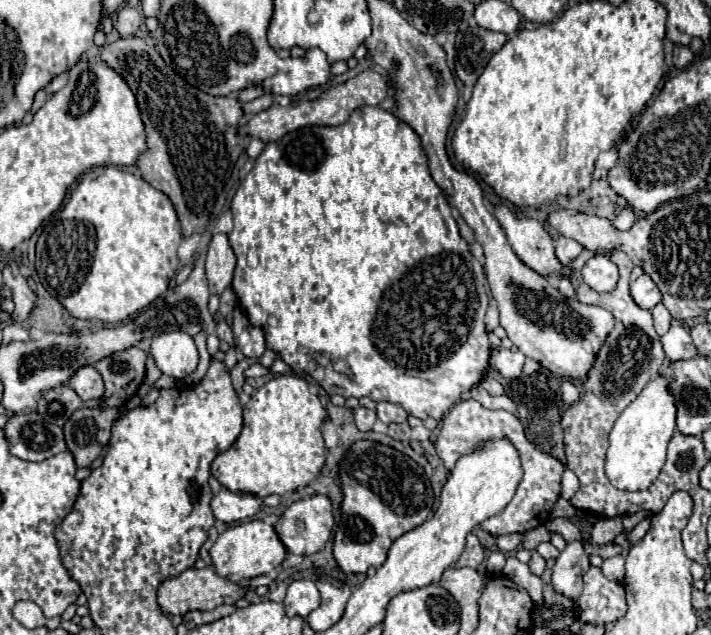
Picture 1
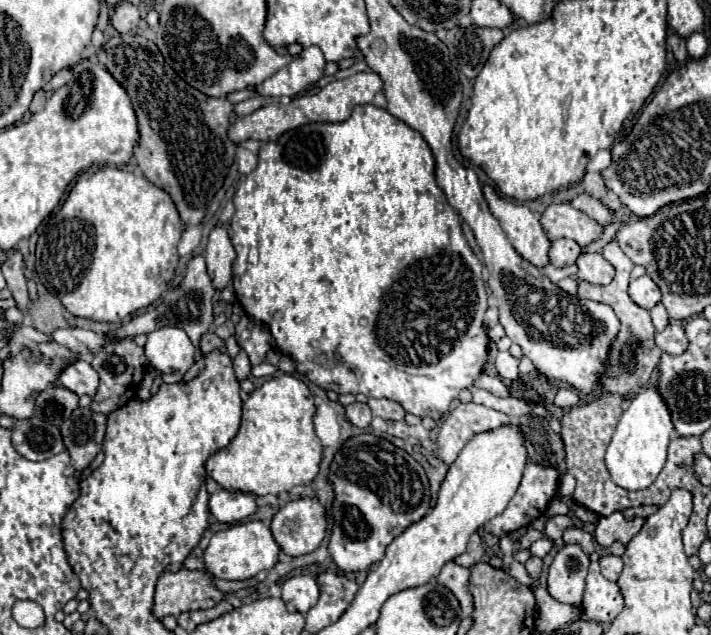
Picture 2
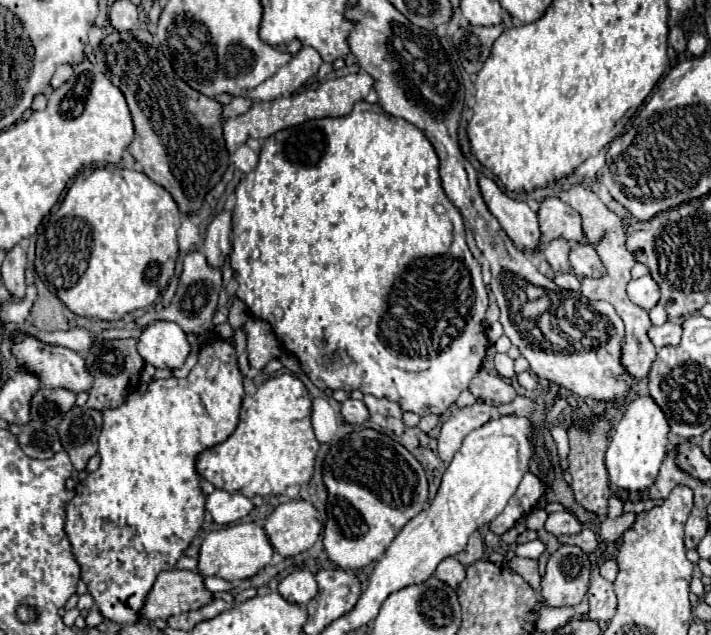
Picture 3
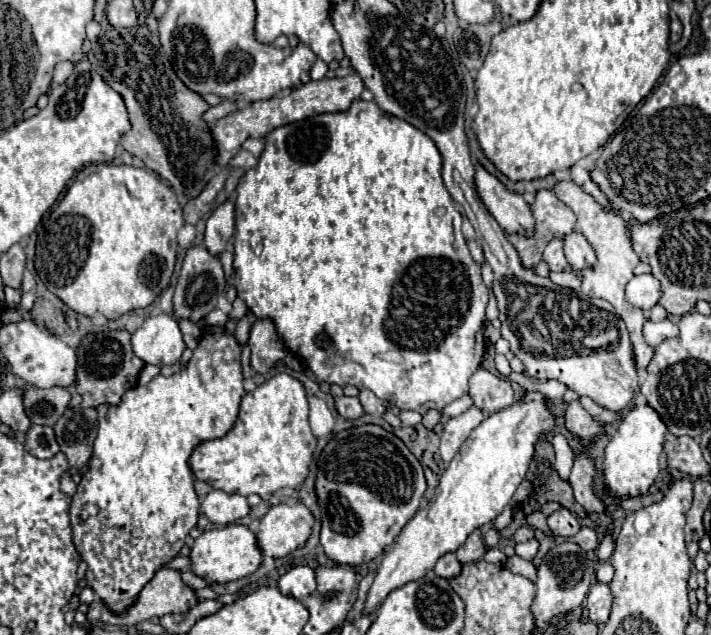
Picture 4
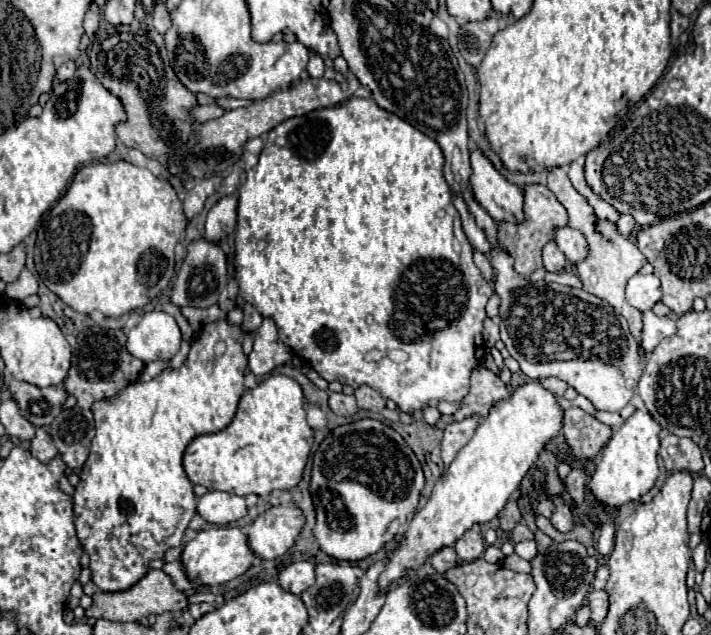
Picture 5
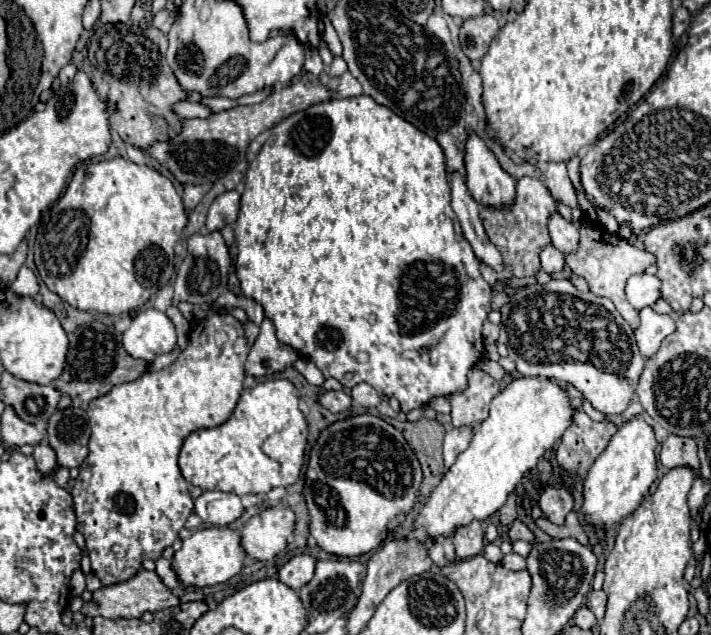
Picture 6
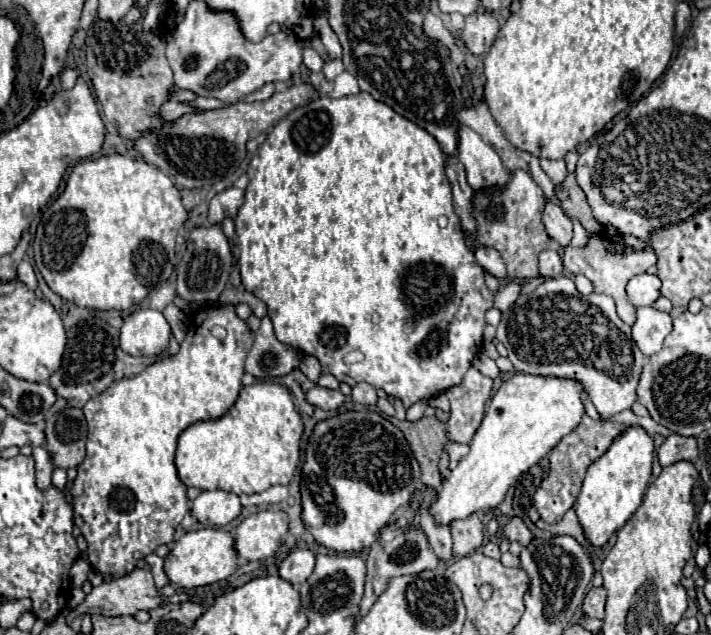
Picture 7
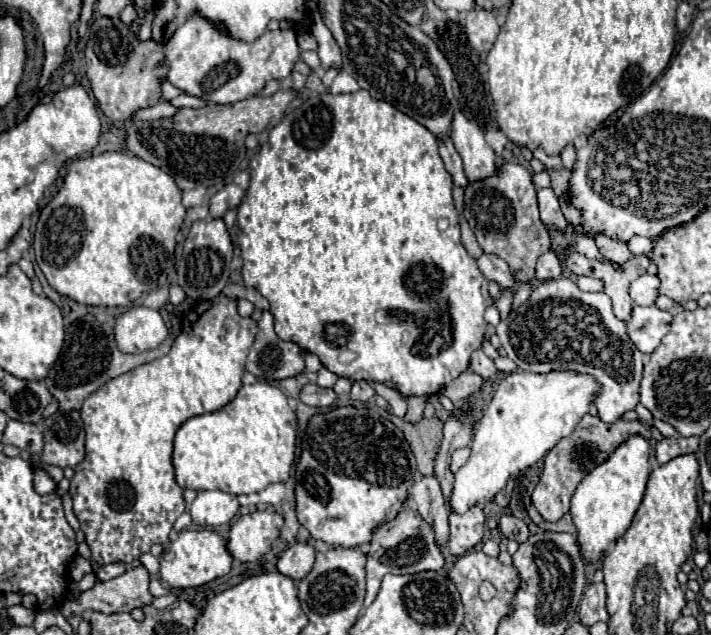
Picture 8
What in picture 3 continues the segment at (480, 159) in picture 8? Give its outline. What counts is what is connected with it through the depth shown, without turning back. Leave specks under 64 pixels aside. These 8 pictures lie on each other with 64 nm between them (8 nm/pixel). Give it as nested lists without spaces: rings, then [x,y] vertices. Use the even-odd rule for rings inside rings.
[[[480,176],[478,184],[488,210],[500,222],[502,230],[510,236],[510,240],[520,250],[534,248],[540,240],[540,230],[538,230],[538,218],[530,210],[530,206],[522,200],[508,198],[500,190],[500,186],[486,176]]]

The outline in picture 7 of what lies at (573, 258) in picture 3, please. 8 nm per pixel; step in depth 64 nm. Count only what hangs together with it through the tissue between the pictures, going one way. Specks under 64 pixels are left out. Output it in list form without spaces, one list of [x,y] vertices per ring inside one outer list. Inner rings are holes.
[[[546,196],[546,204],[544,204],[542,222],[544,222],[550,238],[556,240],[562,248],[566,248],[570,244],[570,240],[572,240],[572,220],[548,196]]]

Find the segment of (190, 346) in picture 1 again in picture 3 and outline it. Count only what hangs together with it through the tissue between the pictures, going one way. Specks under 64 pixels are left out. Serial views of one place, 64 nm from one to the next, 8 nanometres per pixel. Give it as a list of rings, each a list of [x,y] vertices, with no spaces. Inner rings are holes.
[[[168,320],[148,324],[138,338],[138,352],[146,364],[156,368],[182,368],[190,354],[190,344],[184,330]]]

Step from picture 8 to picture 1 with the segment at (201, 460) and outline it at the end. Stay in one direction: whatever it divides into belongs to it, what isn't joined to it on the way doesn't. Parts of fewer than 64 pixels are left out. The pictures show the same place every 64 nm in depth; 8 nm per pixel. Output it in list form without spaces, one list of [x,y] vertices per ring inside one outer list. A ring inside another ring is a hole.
[[[280,374],[252,394],[244,406],[244,428],[238,440],[212,460],[210,472],[226,490],[260,498],[302,488],[320,474],[326,460],[320,432],[324,418],[326,410],[320,398],[310,394],[304,378]]]

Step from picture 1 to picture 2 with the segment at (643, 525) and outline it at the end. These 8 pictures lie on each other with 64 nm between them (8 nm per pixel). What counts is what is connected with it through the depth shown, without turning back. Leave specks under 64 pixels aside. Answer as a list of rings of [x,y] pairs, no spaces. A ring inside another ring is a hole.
[[[612,512],[606,518],[600,518],[596,530],[594,530],[594,538],[600,546],[610,548],[614,542],[622,542],[628,544],[628,540],[642,528],[644,520],[634,516],[632,520],[626,520],[622,512]]]

